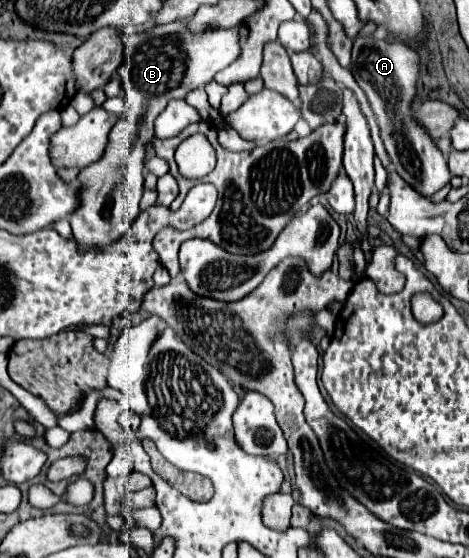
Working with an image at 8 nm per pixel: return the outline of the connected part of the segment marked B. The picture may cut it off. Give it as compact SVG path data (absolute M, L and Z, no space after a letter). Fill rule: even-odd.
M174 21L142 33L124 35L122 41L124 63L118 73L122 77L122 97L128 113L120 117L110 131L110 143L104 157L84 167L78 175L82 205L70 215L70 225L80 251L102 249L122 239L140 213L138 203L144 191L144 145L154 137L154 119L164 111L168 101L184 99L188 91L204 87L220 69L228 67L240 55L238 27L190 33L182 21ZM124 173L130 173L130 181L124 179Z

